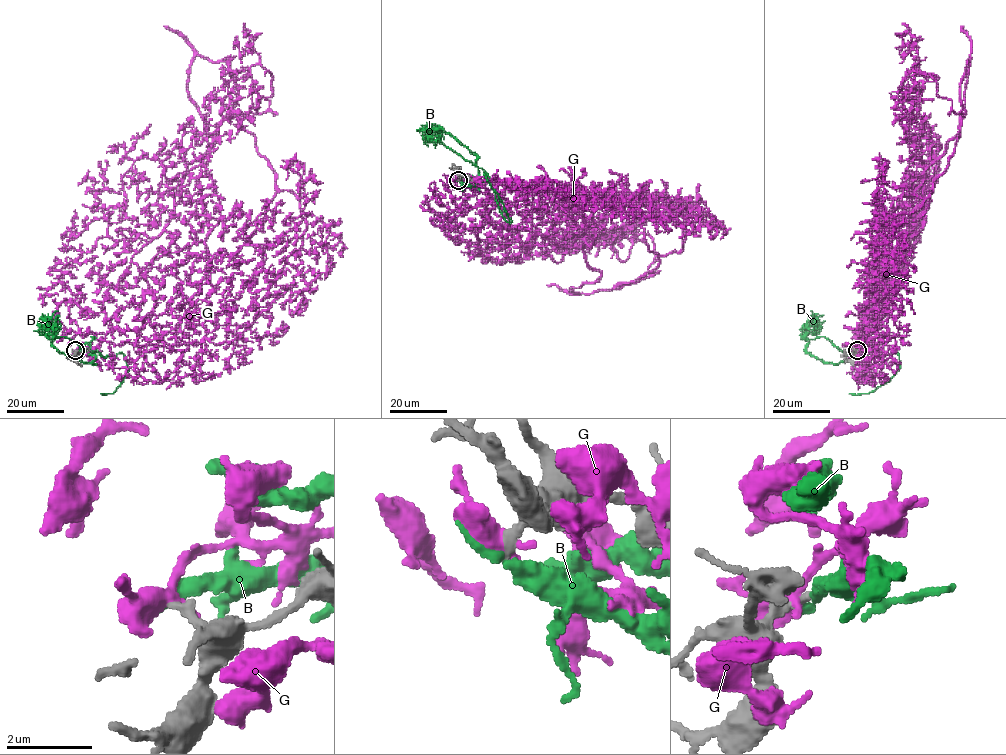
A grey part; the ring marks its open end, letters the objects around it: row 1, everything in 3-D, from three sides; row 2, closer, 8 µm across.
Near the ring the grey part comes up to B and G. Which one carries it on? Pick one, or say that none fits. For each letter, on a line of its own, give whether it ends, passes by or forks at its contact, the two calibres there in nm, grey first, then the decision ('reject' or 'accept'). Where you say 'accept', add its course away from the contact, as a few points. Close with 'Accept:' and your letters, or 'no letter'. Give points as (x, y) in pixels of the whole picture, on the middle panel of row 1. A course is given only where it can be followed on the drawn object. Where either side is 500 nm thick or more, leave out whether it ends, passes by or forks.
B: it ends | 200/340 nm | reject
G: it passes by | 240/400 nm | reject
Accept: no letter

